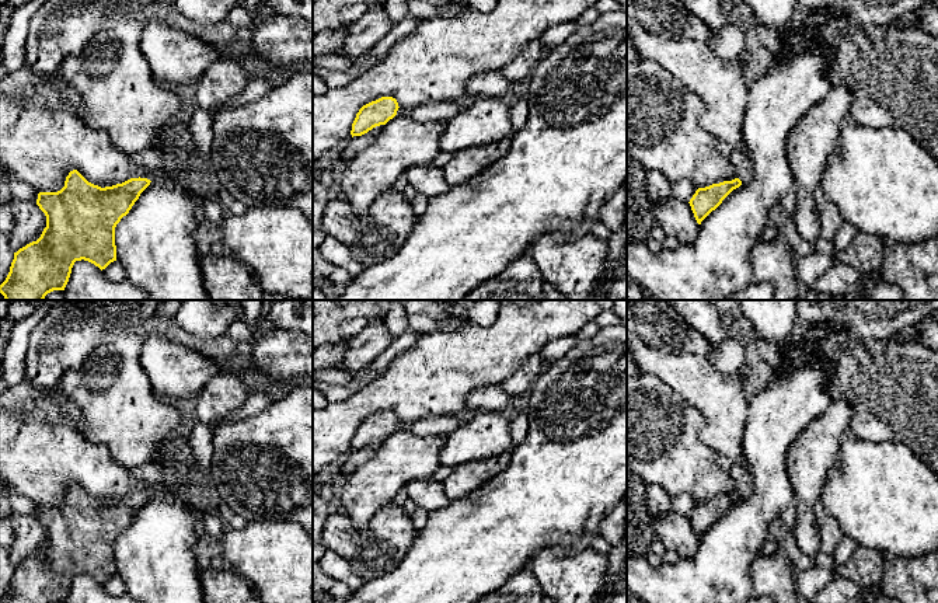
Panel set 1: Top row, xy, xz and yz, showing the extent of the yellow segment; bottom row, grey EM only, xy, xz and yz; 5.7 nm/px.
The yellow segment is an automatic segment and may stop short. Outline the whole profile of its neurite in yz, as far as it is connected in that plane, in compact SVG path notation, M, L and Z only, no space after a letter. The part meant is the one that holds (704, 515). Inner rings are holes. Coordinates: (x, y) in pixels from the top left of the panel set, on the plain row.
M735 492L732 495L723 495L705 502L698 502L688 516L697 537L701 538L701 536L712 524L715 524L733 503L740 499L742 495Z

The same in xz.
M381 411L363 419L352 438L352 452L362 450L376 440L386 439L397 429L398 422L398 416L393 411Z

